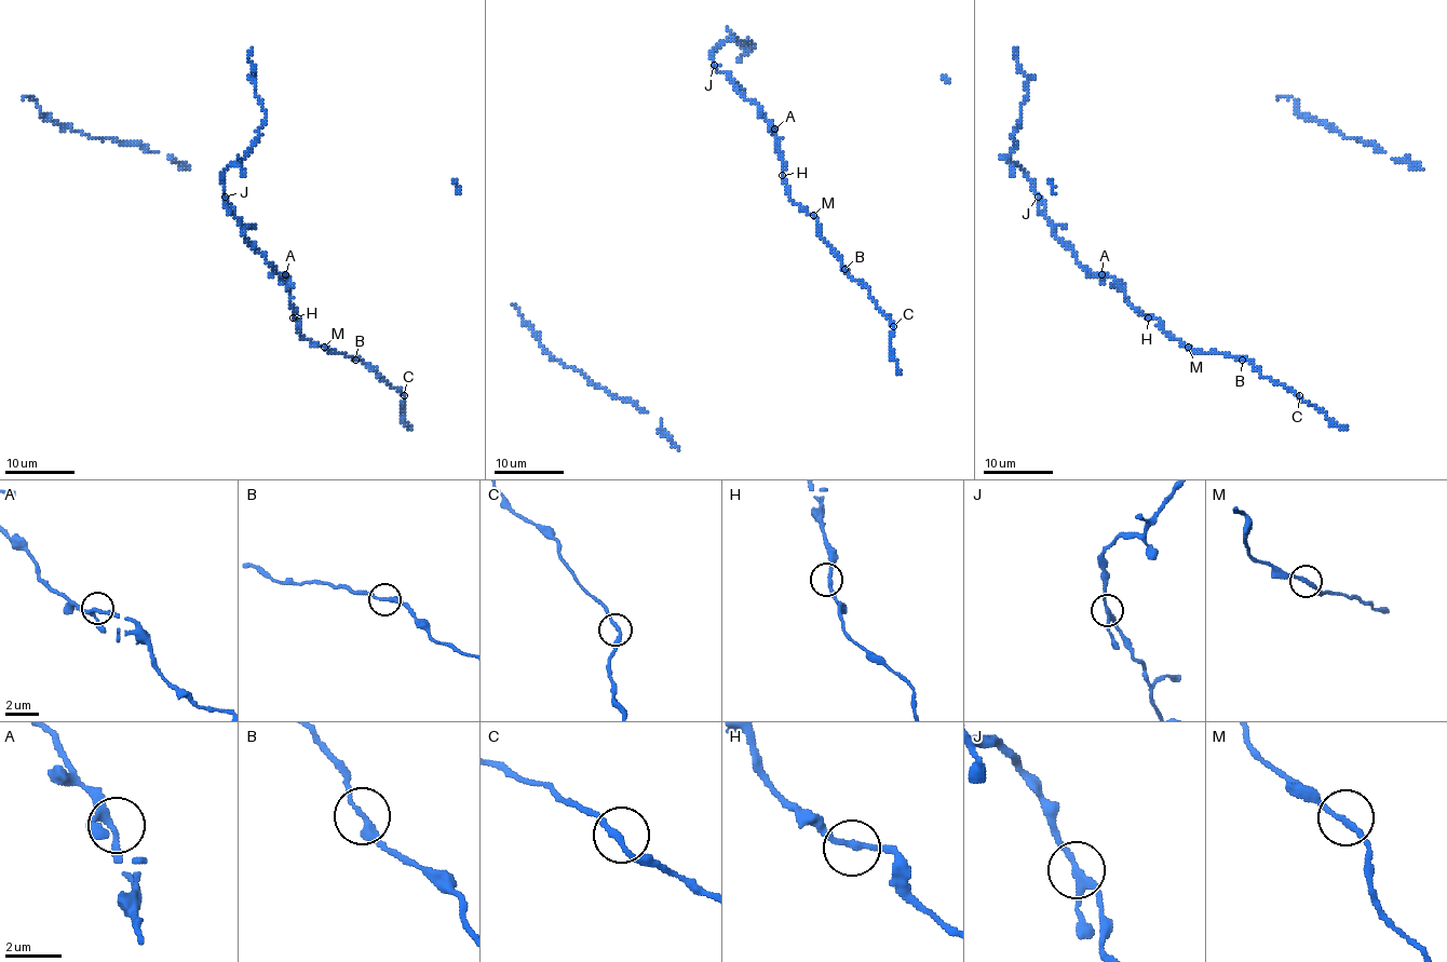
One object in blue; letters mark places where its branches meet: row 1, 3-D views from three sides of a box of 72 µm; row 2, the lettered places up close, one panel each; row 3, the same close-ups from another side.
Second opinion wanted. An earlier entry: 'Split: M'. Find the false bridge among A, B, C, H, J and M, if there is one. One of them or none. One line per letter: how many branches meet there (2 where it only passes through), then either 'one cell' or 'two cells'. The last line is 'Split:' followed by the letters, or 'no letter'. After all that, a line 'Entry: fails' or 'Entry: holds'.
A: 3 branches meet; one cell
B: 2 branches meet; one cell
C: 2 branches meet; one cell
H: 2 branches meet; one cell
J: 3 branches meet; one cell
M: 2 branches meet; one cell
Split: no letter
Entry: fails

